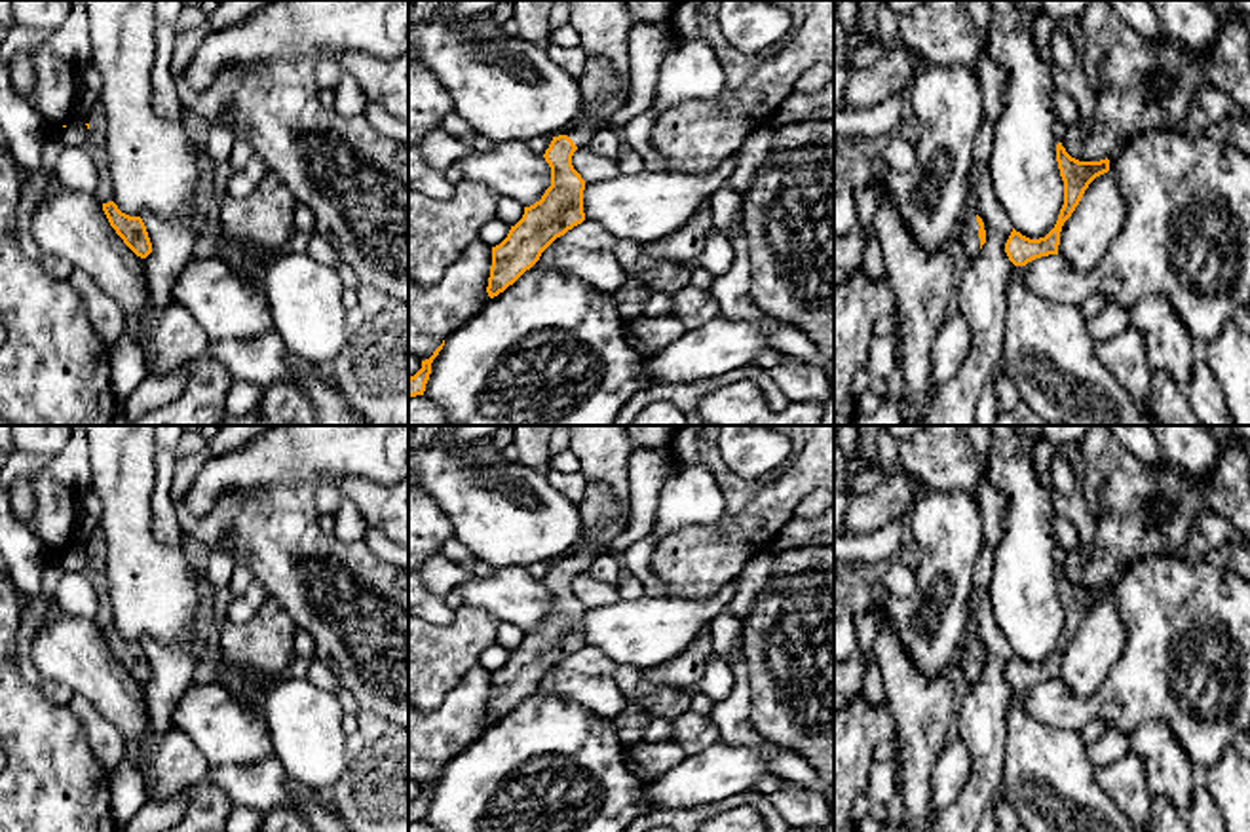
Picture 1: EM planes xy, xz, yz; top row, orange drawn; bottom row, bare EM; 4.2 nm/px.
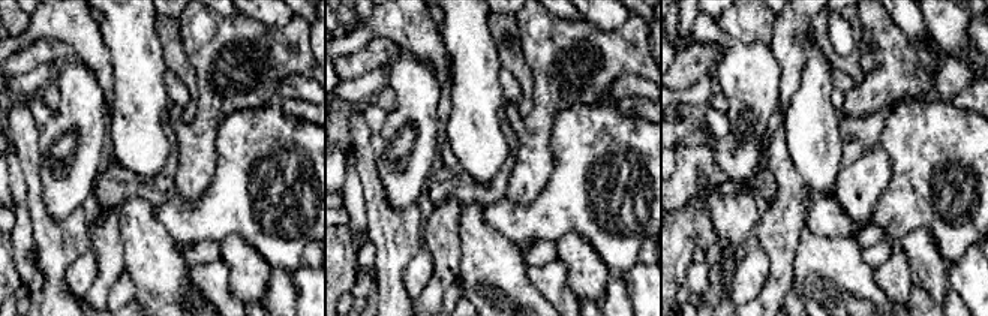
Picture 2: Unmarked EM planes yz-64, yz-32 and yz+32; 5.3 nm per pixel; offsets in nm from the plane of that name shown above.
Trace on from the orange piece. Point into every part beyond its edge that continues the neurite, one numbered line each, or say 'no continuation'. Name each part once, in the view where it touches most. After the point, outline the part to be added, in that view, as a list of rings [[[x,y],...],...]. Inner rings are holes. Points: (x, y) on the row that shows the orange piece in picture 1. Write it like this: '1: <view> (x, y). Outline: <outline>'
1: yz (967, 234). Outline: [[[969,209],[963,217],[963,222],[957,228],[956,239],[961,243],[965,253],[975,258],[980,253],[976,213]]]

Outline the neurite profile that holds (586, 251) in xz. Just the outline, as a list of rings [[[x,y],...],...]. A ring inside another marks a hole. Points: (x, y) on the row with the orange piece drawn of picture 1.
[[[585,218],[557,237],[532,268],[560,270],[579,277],[597,291],[614,294],[627,277],[614,255],[616,243],[617,237],[600,222]]]

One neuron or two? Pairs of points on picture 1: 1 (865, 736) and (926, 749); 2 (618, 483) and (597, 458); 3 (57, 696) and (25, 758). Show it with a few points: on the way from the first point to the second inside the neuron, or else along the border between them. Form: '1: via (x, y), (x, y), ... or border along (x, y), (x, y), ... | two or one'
1: border along (886, 701), (897, 737) | two
2: via (616, 477), (603, 464) | one
3: border along (38, 686), (54, 703), (67, 707) | two

